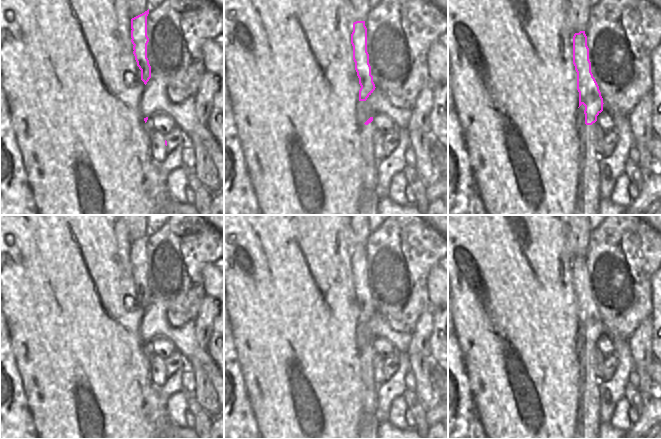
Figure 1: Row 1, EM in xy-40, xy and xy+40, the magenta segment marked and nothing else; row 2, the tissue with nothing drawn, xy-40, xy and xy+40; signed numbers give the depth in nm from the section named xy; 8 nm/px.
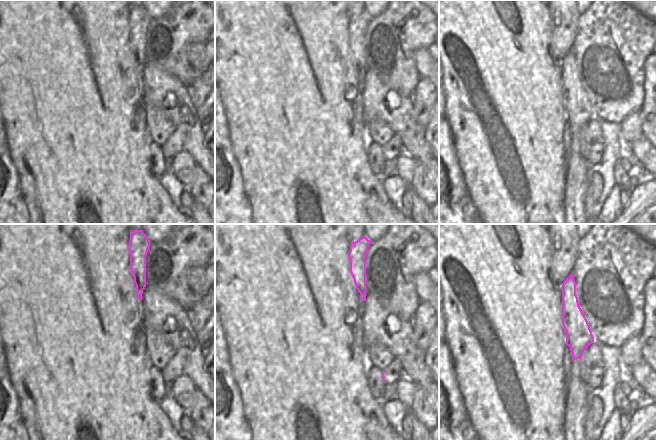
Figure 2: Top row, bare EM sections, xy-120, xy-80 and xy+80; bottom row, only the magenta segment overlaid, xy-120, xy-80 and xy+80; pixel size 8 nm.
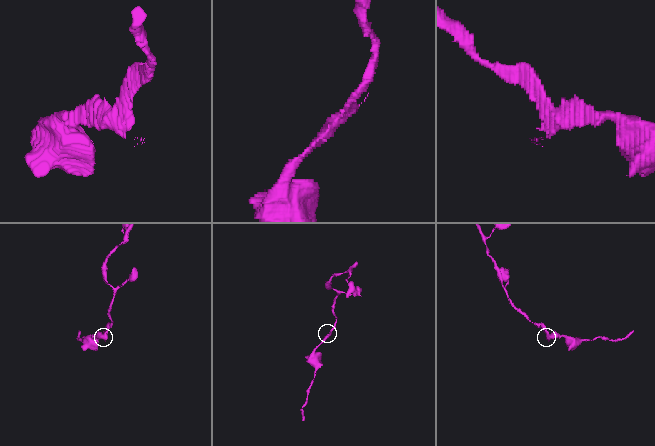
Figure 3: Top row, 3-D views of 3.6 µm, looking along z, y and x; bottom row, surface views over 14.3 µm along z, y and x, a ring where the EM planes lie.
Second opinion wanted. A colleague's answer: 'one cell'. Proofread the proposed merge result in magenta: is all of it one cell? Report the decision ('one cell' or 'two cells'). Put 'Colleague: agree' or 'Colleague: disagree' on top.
Colleague: disagree
two cells

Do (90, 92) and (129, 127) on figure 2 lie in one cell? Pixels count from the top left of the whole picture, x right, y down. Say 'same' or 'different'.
same

